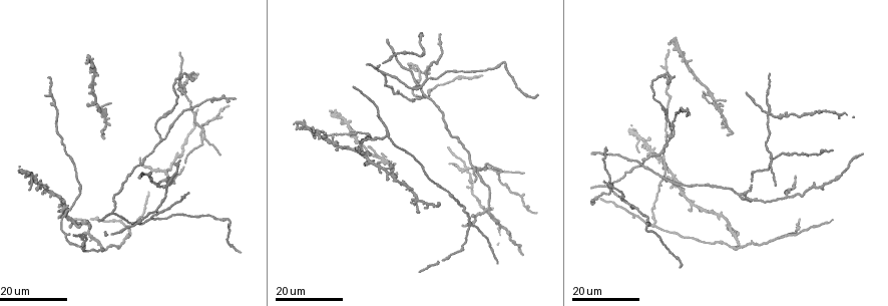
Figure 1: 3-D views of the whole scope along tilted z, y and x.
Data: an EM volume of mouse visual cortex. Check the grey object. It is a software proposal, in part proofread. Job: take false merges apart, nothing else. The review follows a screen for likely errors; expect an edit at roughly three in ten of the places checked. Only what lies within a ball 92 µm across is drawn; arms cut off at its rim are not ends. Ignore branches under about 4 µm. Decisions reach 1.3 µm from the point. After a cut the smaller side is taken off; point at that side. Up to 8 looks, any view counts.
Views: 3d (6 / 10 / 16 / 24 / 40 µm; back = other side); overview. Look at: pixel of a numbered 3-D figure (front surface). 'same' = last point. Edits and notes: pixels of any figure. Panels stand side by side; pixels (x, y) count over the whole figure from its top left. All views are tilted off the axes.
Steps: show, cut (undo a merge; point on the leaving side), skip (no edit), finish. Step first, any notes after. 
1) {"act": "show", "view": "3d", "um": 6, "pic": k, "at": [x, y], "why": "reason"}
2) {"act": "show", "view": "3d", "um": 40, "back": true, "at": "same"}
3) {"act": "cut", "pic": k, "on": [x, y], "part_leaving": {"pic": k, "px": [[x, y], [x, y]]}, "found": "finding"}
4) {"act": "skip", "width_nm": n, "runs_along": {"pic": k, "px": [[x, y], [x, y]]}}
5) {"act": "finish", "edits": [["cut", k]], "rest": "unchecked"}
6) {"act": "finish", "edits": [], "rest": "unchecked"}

{"act": "show", "view": "3d", "um": 16, "pic": 1, "at": [774, 239], "why": "branch point"}

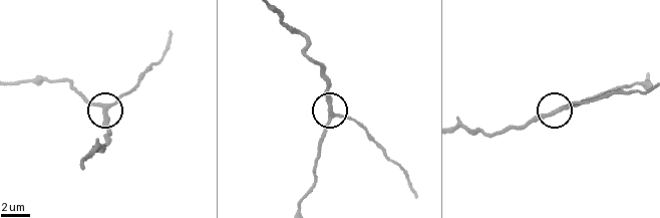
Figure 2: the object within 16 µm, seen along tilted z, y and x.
{"act": "show", "view": "3d", "um": 10, "pic": 2, "at": [562, 107]}

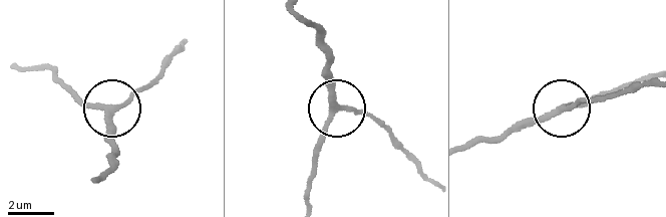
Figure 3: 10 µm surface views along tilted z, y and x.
{"act": "skip", "width_nm": 200, "runs_along": {"pic": 3, "px": [[300, 14], [317, 33], [337, 109], [315, 158]]}, "found": "one cell here"}

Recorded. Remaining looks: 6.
{"act": "show", "view": "3d", "um": 16, "pic": 1, "at": [376, 156], "why": "four or more arms meet"}

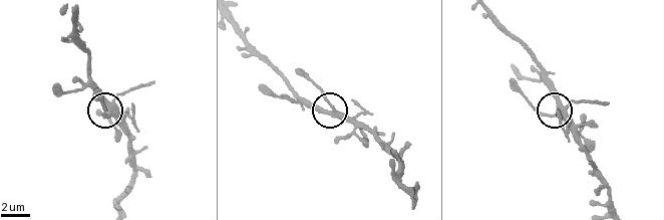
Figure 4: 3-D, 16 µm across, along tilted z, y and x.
{"act": "show", "view": "3d", "um": 6, "pic": 4, "at": [335, 108]}

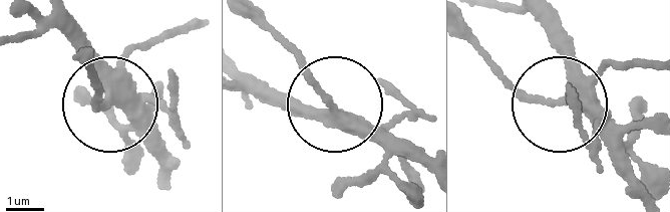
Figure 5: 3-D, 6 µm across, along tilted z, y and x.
{"act": "skip", "runs_along": {"pic": 5, "px": [[535, 17], [556, 47], [558, 97], [535, 96], [464, 41]]}, "found": "one cell here"}

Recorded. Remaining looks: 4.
{"act": "show", "view": "3d", "um": 24, "pic": 1, "at": [739, 194], "why": "two arms in line, one across"}

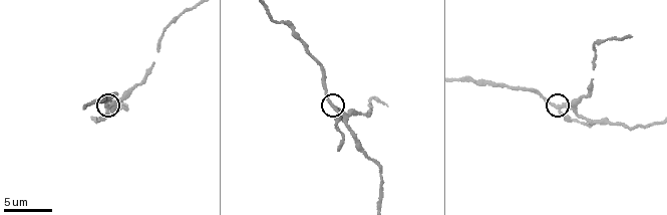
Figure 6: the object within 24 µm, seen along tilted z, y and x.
{"act": "show", "view": "3d", "um": 6, "pic": 6, "at": [334, 106], "why": "zoom in"}

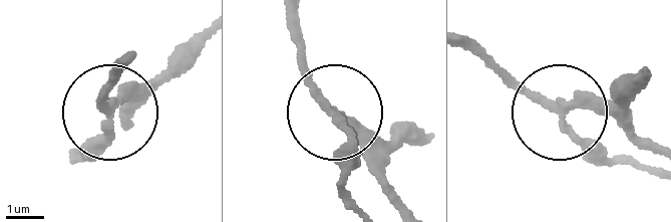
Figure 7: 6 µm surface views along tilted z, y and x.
{"act": "cut", "pic": 7, "on": [101, 150], "width_nm": 180, "part_leaving": {"pic": 7, "px": [[340, 122], [350, 204]]}, "found": "two cells meet here"}

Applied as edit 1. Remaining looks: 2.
{"act": "show", "view": "3d", "um": 16, "pic": 1, "at": [414, 199], "why": "small branch off a trunk"}

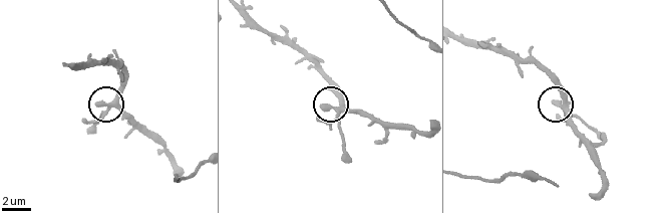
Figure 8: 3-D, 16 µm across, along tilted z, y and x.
{"act": "show", "view": "3d", "um": 10, "pic": 8, "at": [566, 109]}

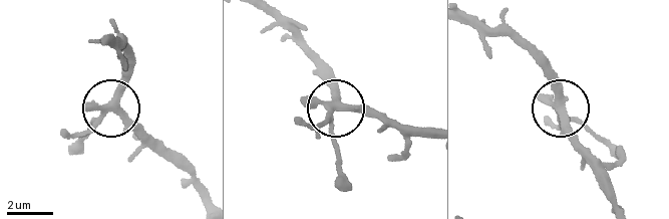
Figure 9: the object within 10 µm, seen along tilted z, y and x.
{"act": "skip", "arms": 5, "found": "continuous, no second cell"}

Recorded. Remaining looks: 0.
{"act": "finish", "edits": [["cut", 7]], "rest": "unchecked"}

